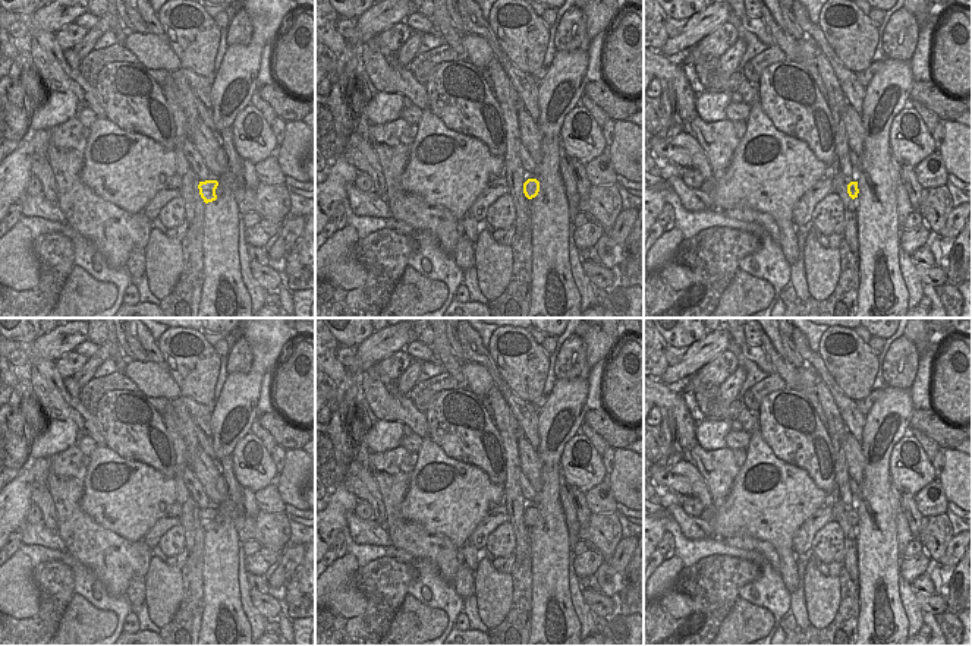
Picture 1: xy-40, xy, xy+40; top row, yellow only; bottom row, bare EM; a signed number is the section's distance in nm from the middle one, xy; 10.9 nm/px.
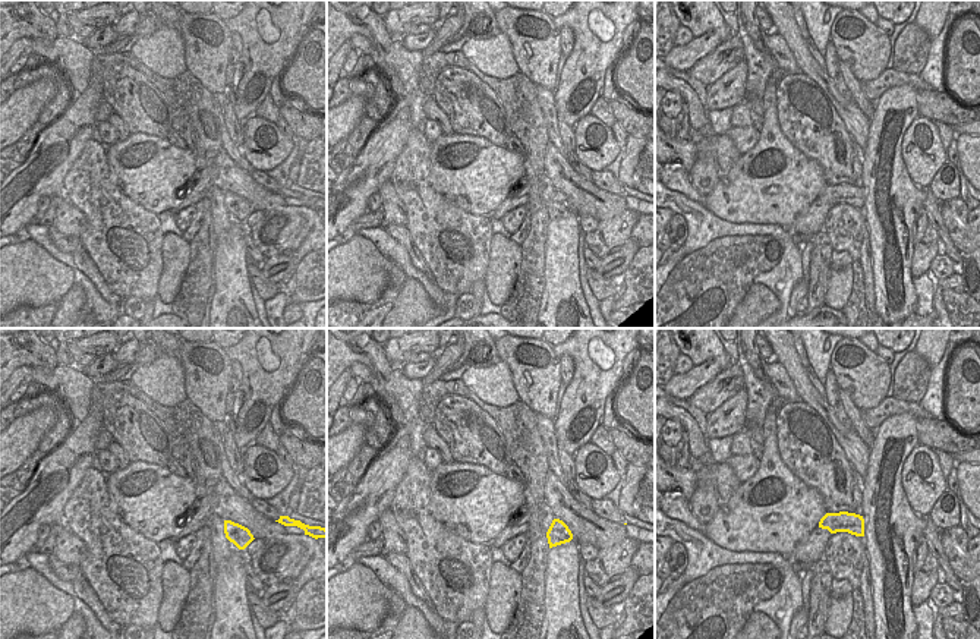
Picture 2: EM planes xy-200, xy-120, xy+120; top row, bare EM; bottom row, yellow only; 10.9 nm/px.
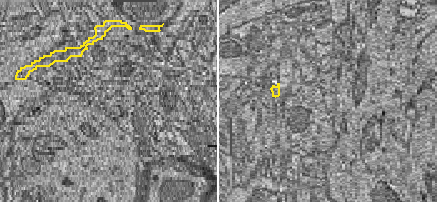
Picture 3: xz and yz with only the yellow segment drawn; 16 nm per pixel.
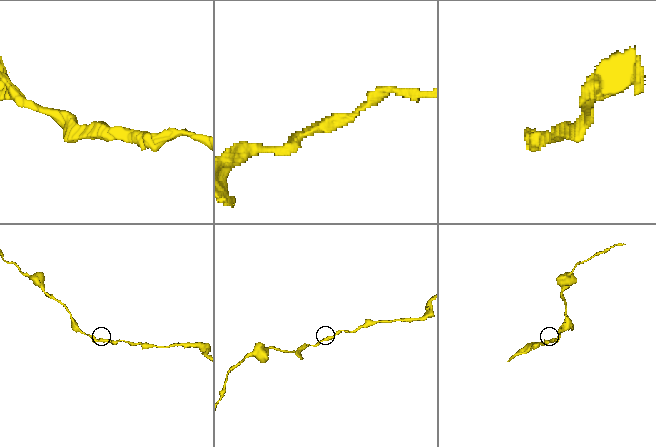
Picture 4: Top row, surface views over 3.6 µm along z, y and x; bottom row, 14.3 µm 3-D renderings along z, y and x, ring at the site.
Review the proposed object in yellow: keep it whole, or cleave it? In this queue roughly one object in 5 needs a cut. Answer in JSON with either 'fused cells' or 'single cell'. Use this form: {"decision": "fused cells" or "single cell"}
{"decision": "single cell"}

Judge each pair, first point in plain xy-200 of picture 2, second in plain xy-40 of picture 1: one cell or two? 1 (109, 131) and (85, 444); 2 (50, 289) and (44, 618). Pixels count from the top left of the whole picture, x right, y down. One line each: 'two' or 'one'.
1: one
2: two

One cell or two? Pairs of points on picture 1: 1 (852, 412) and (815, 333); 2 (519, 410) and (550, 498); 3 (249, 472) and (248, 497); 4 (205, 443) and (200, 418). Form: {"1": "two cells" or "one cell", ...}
{"1": "two cells", "2": "two cells", "3": "two cells", "4": "one cell"}

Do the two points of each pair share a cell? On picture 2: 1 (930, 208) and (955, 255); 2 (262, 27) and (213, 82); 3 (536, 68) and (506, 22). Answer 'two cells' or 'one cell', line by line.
1: one cell
2: two cells
3: one cell

